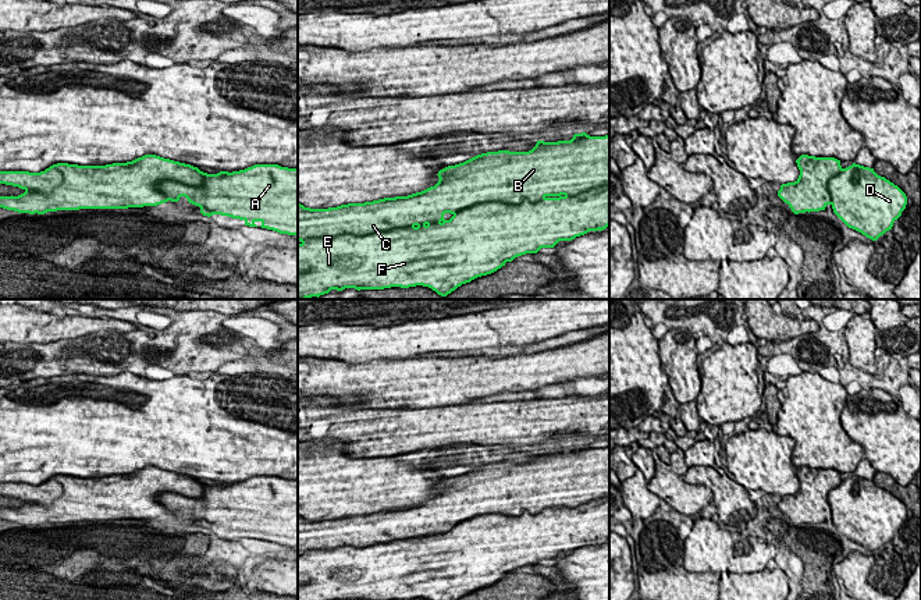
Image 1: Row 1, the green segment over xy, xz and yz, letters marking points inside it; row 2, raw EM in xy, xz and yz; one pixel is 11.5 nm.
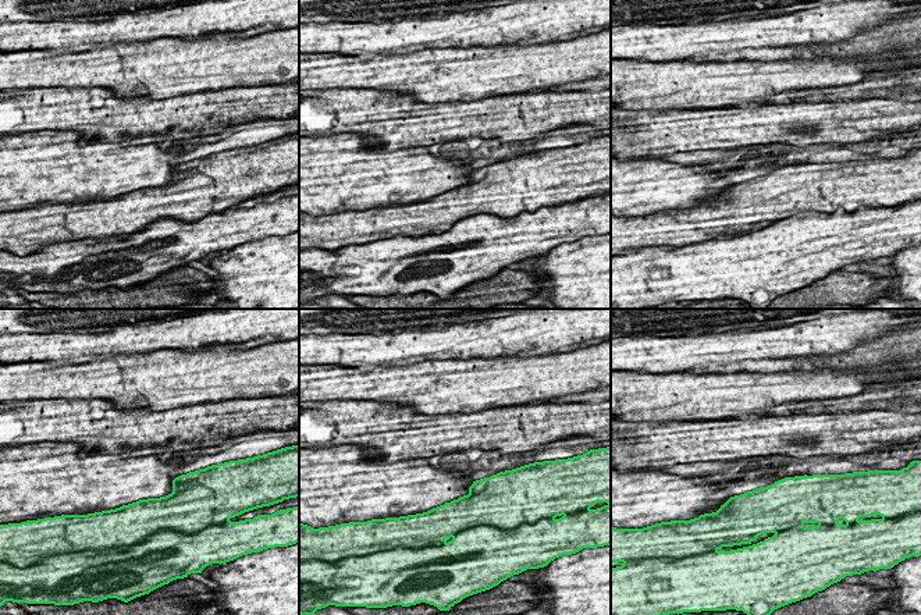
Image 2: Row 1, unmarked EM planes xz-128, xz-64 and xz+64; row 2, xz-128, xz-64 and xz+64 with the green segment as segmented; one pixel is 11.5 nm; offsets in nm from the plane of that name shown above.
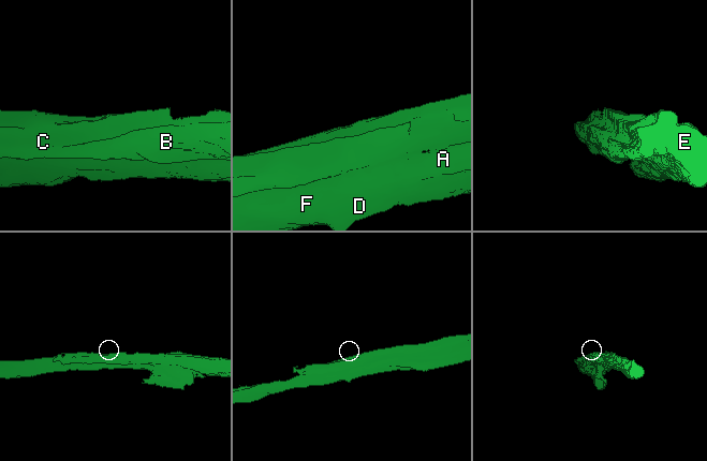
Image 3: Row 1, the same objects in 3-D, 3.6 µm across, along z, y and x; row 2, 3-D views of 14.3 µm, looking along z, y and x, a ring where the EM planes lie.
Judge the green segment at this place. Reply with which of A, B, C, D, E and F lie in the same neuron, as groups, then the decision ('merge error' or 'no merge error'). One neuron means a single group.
A D E F / B C; merge error

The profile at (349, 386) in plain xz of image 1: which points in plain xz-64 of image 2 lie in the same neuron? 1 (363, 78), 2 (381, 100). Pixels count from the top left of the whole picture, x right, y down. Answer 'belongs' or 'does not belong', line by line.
1: belongs
2: does not belong

